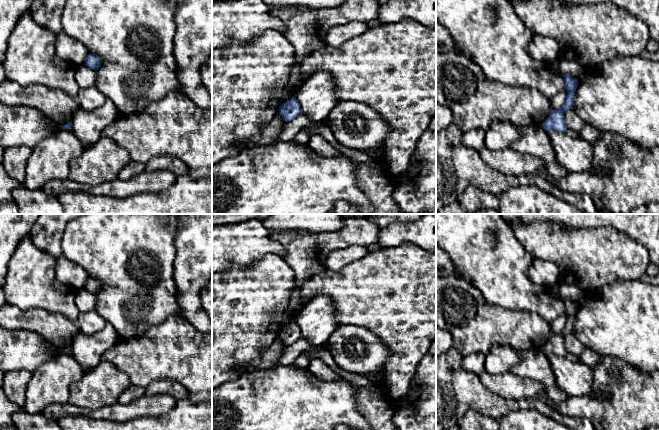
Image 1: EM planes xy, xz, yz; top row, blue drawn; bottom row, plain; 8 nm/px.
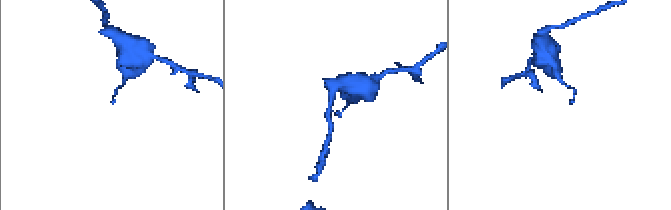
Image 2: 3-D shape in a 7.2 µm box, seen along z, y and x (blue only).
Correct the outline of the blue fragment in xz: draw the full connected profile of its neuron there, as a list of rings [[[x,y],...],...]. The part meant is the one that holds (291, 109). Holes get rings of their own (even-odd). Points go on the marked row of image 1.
[[[294,97],[279,107],[279,114],[285,122],[294,120],[301,114],[301,107],[297,99]]]

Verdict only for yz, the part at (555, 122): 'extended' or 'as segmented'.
as segmented

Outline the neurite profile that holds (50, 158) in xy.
[[[60,128],[32,148],[23,186],[37,190],[42,189],[50,180],[69,178],[70,161],[79,157],[85,150],[84,144],[71,129]]]

